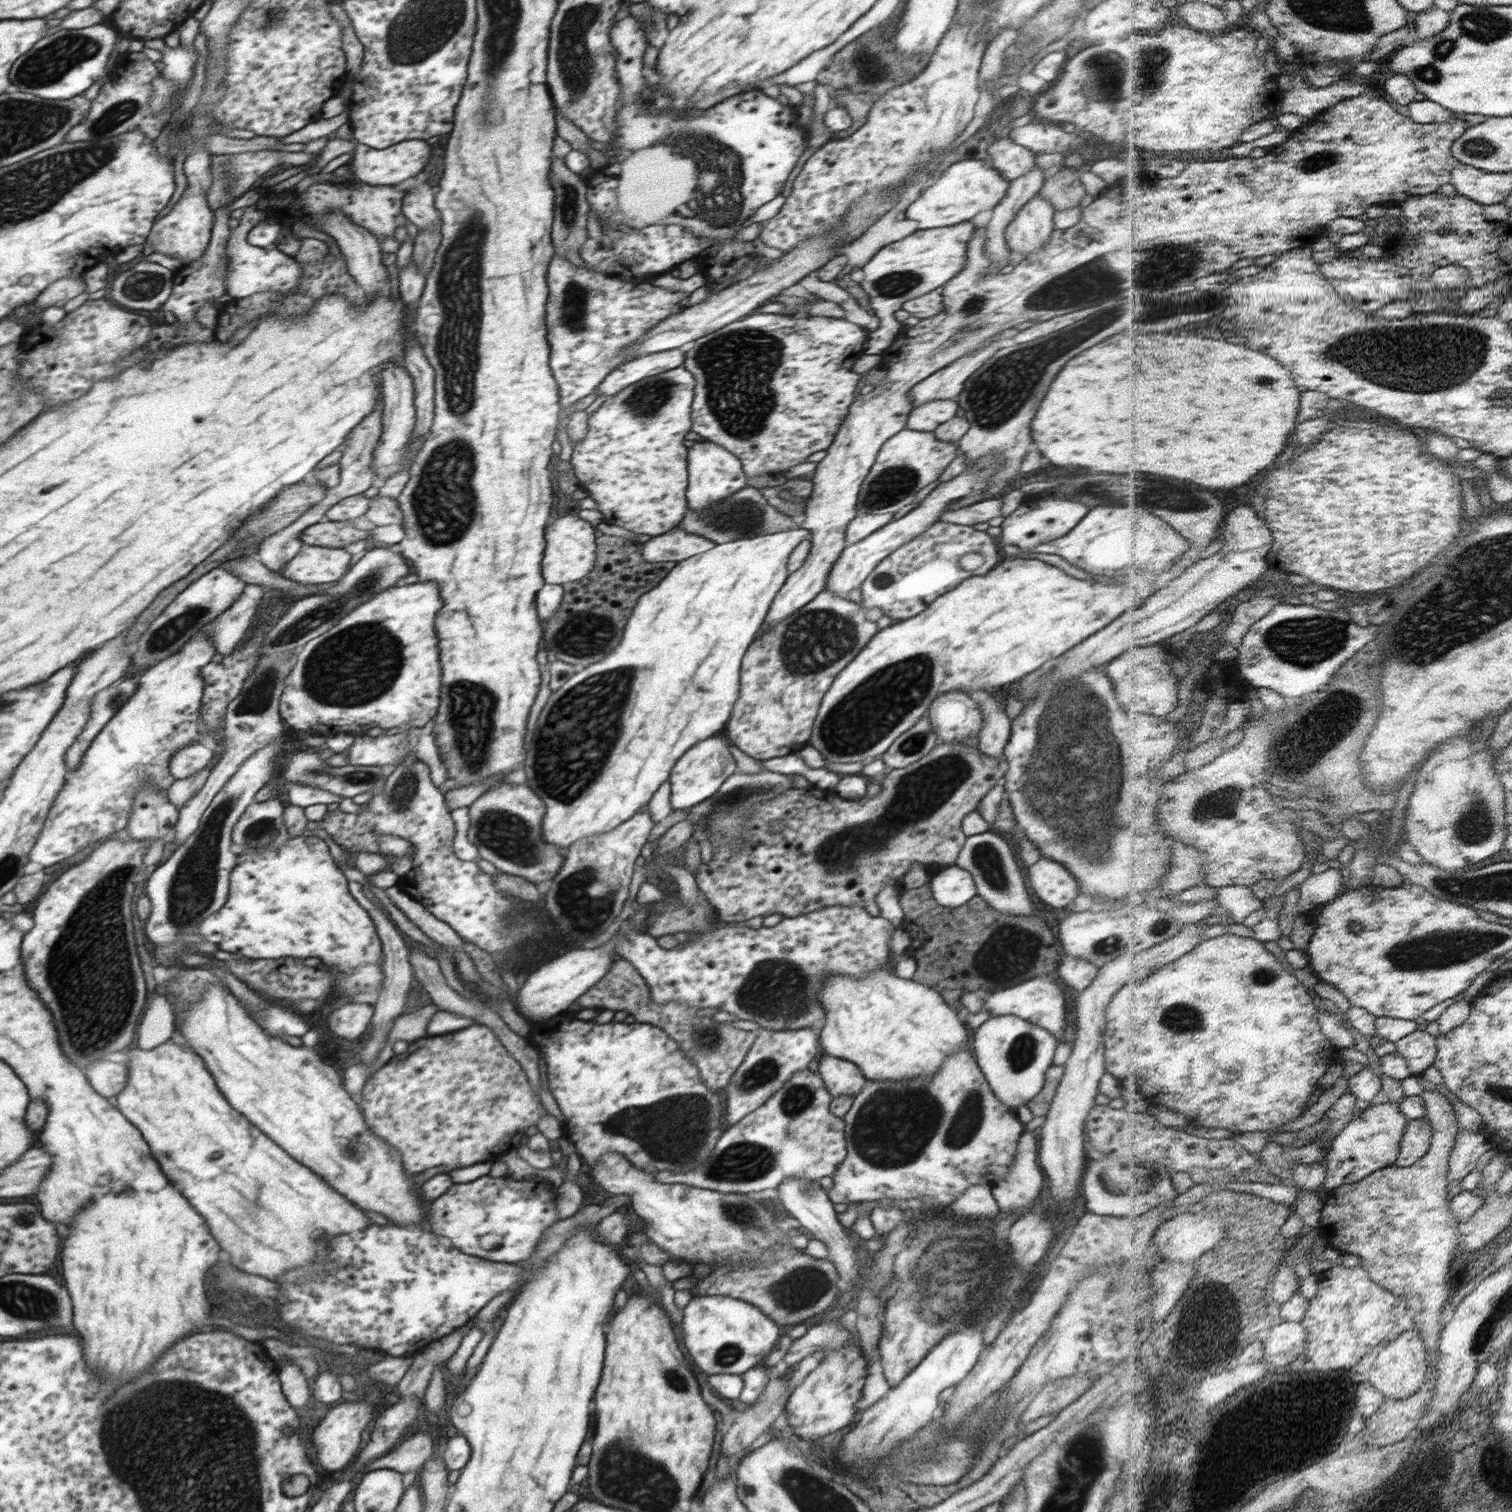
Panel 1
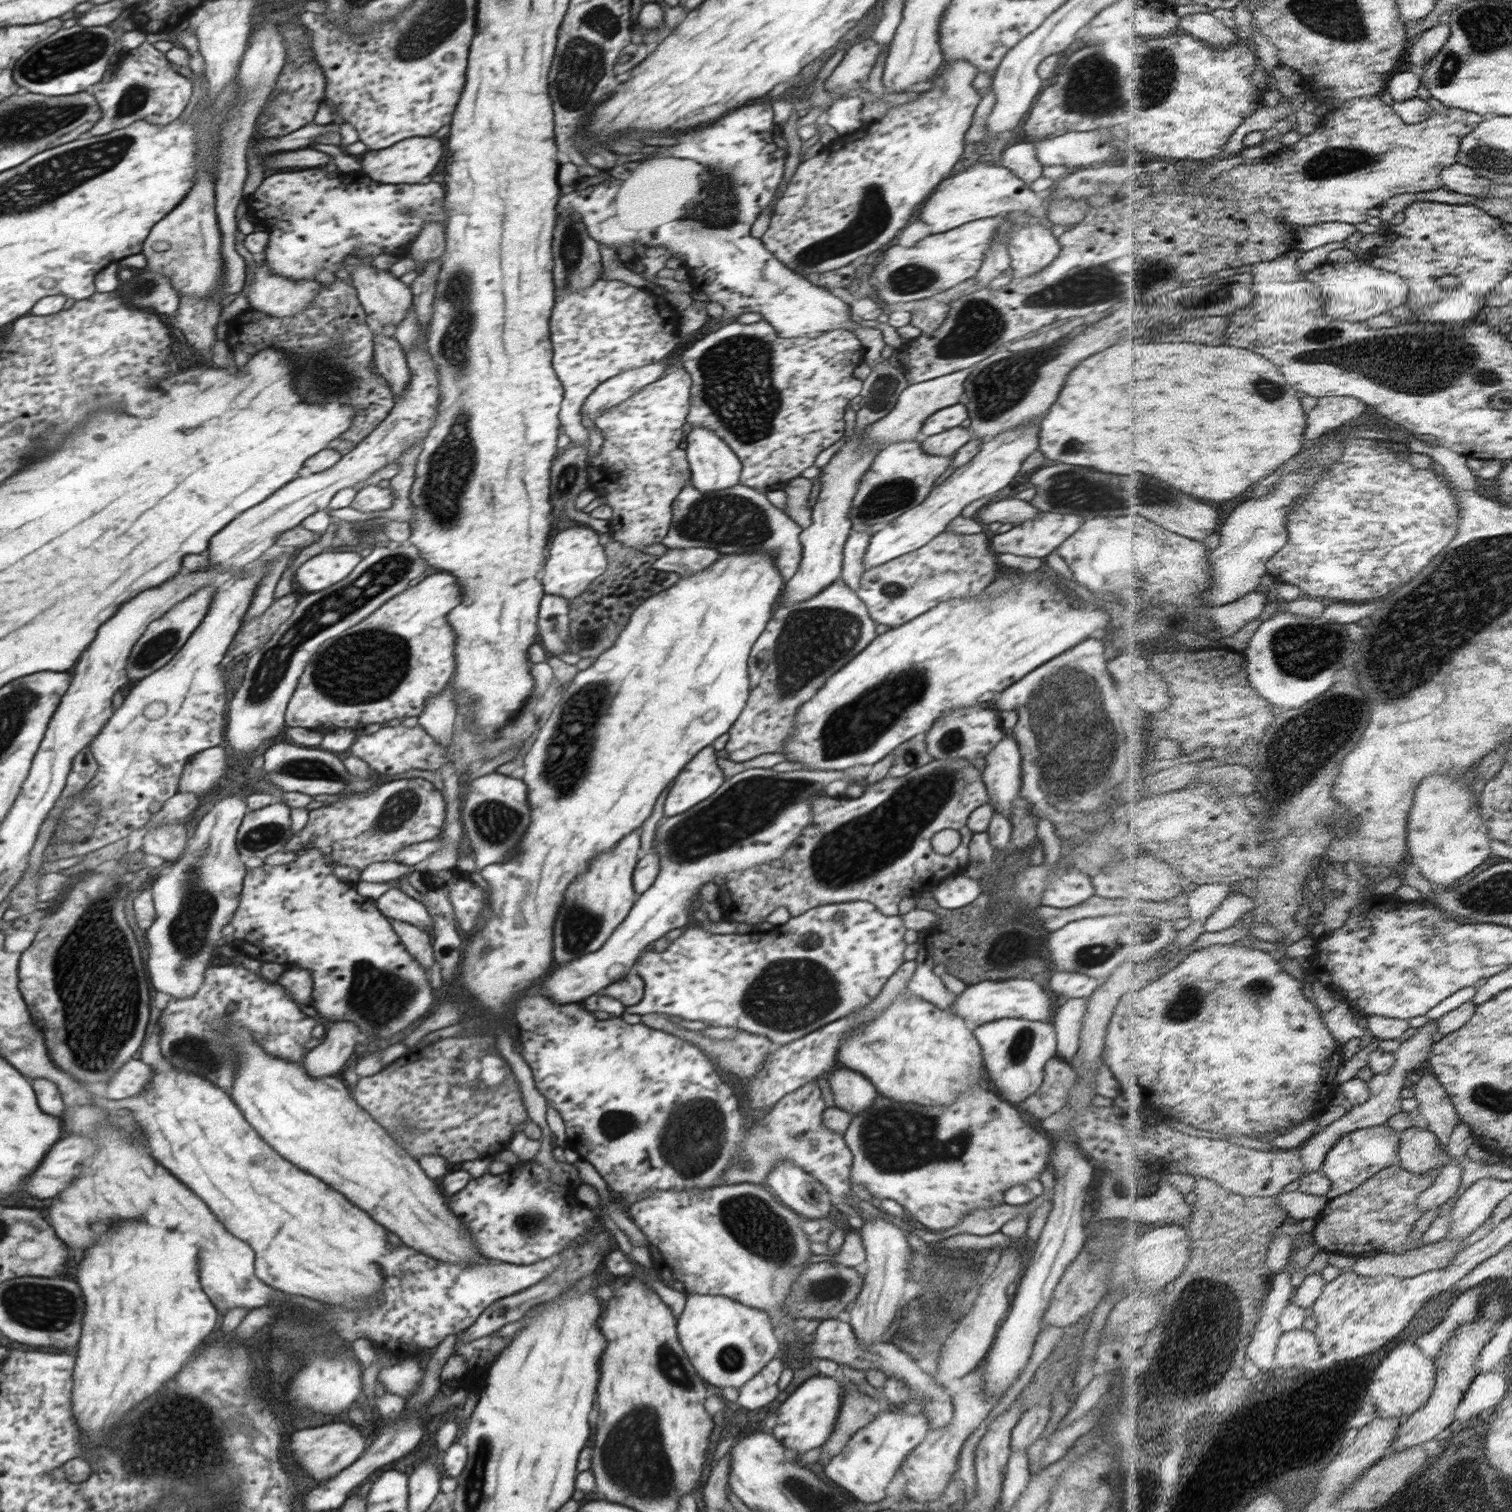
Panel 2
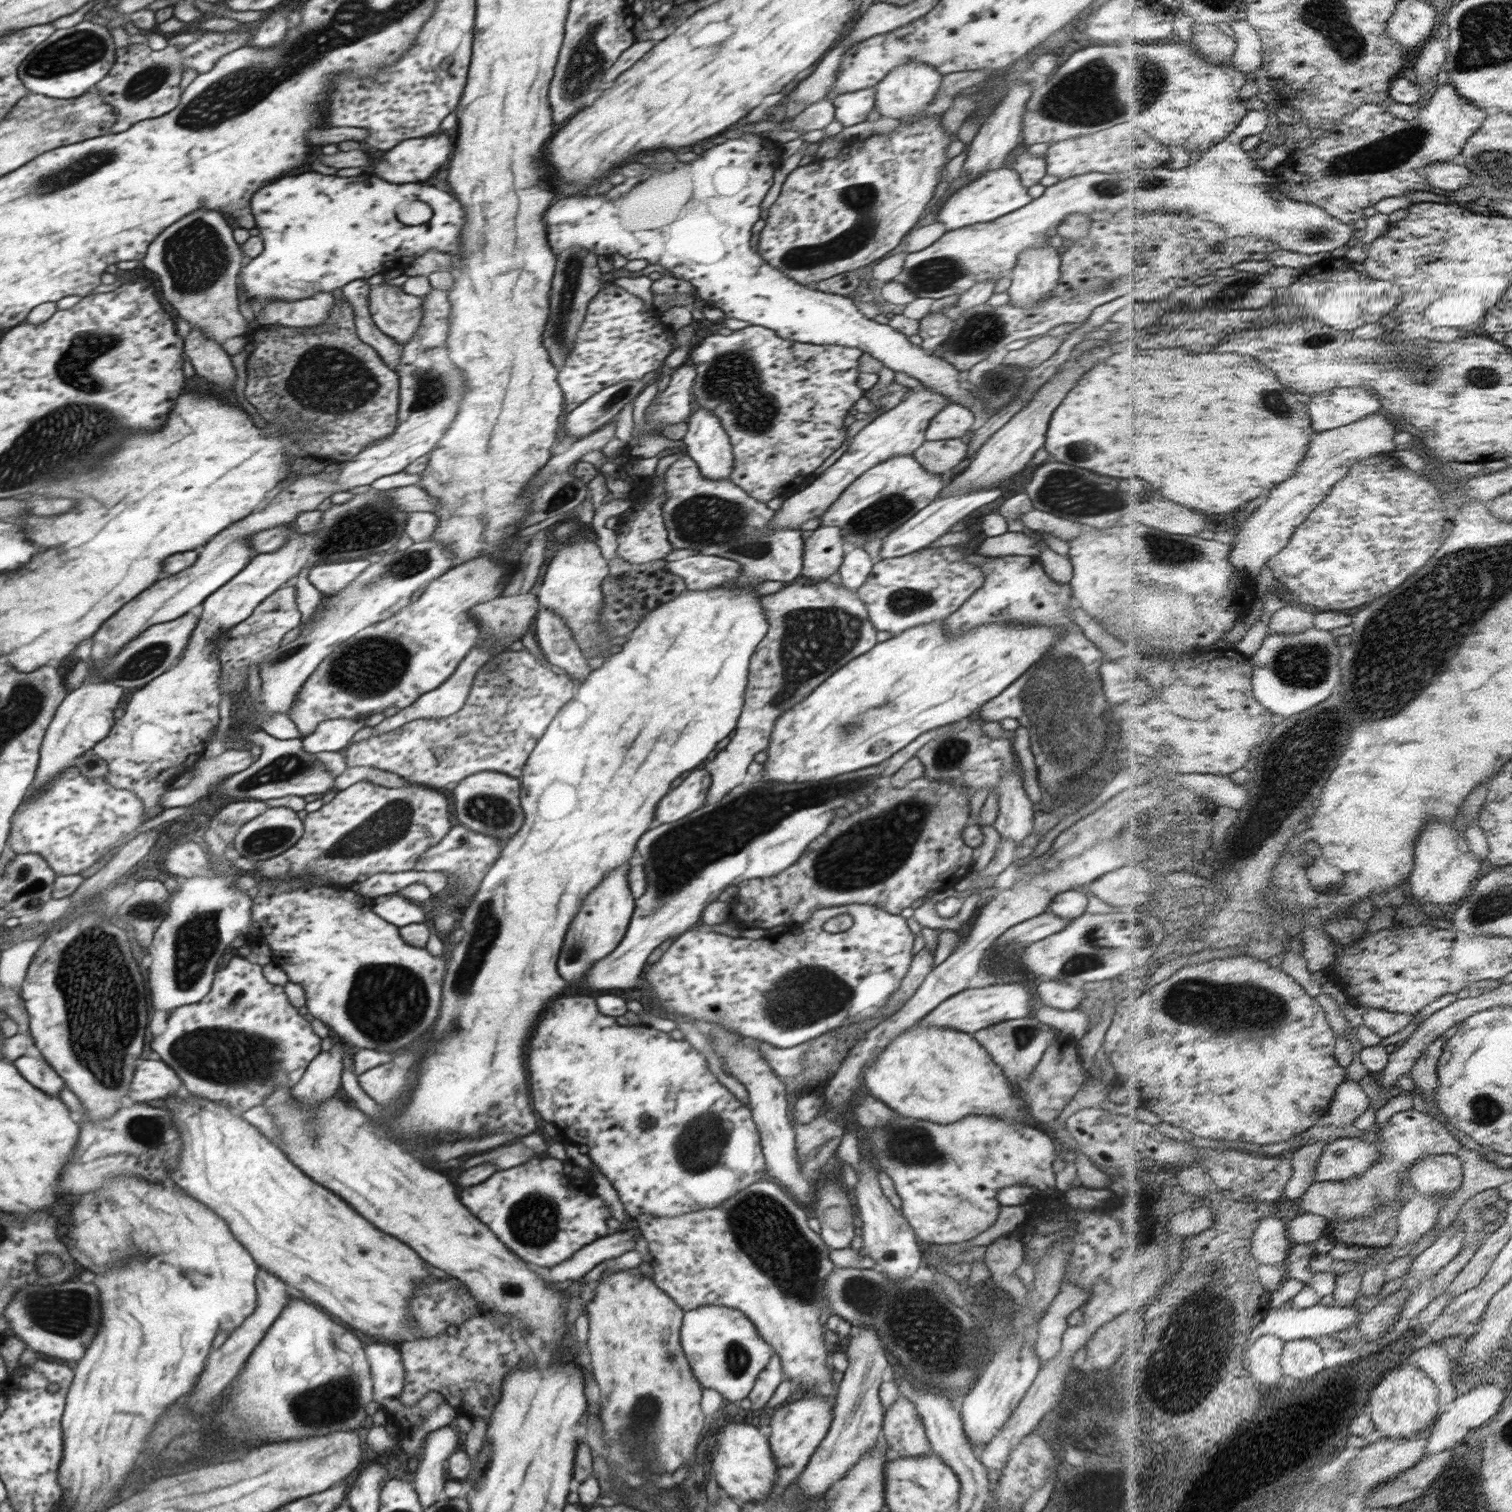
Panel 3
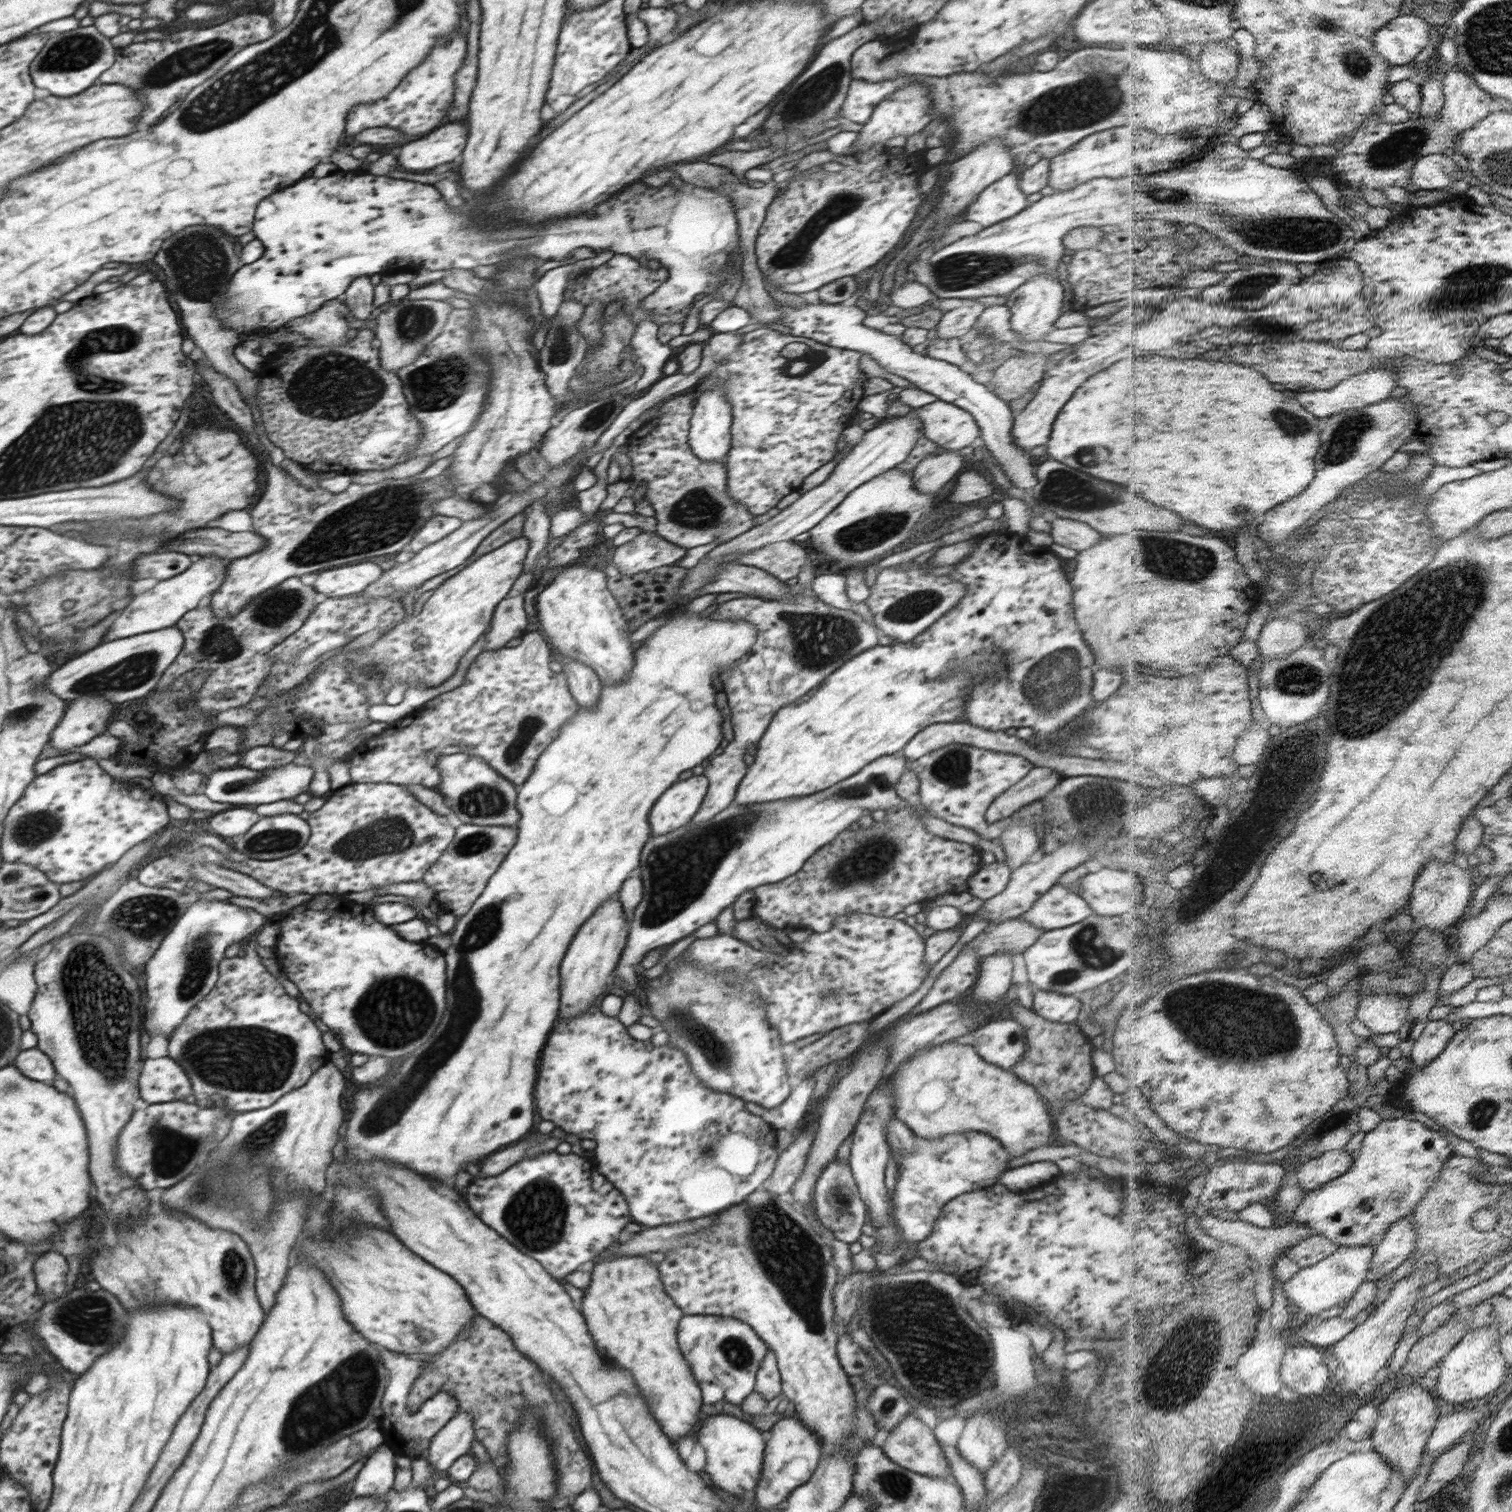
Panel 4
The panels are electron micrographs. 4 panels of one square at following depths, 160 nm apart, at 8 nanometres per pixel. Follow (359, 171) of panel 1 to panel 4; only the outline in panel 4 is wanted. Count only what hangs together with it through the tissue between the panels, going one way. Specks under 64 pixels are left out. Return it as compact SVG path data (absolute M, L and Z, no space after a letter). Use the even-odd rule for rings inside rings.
M446 124L436 128L430 136L420 138L418 142L408 142L400 150L400 166L412 172L422 172L436 168L440 164L452 162L458 158L466 146L468 128L462 124Z

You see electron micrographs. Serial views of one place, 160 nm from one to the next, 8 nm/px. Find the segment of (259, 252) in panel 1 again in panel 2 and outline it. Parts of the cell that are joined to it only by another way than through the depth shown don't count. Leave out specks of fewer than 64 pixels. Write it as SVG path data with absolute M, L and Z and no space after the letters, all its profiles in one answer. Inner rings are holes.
M256 255L255 261L253 282L242 290L254 311L266 313L270 317L293 317L306 310L321 289L322 284L315 280L292 280L278 276L269 269L261 255Z

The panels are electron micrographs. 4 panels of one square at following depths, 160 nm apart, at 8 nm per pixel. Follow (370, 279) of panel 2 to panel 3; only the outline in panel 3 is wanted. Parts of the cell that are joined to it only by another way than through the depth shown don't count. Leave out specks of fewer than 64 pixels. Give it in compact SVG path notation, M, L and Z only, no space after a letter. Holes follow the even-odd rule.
M372 285L368 295L374 325L402 347L420 329L423 298L404 293L402 287Z

